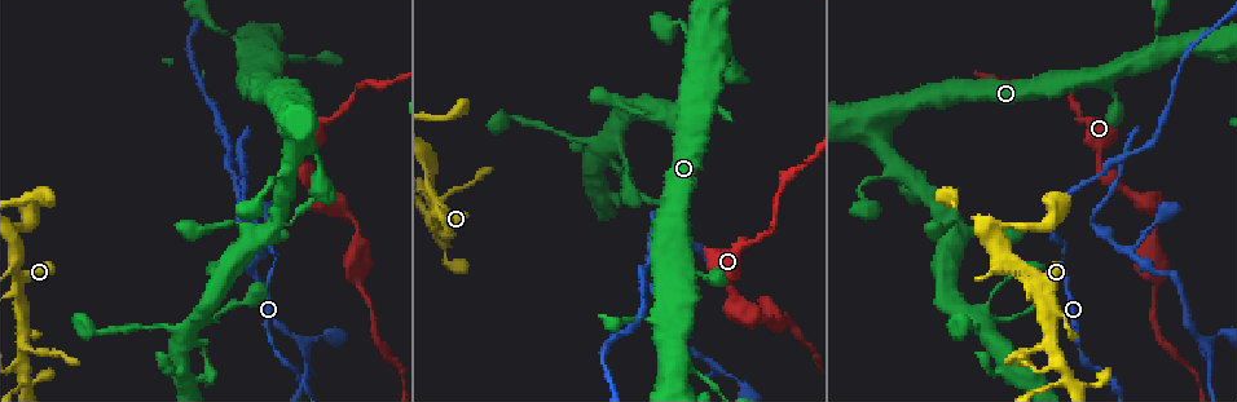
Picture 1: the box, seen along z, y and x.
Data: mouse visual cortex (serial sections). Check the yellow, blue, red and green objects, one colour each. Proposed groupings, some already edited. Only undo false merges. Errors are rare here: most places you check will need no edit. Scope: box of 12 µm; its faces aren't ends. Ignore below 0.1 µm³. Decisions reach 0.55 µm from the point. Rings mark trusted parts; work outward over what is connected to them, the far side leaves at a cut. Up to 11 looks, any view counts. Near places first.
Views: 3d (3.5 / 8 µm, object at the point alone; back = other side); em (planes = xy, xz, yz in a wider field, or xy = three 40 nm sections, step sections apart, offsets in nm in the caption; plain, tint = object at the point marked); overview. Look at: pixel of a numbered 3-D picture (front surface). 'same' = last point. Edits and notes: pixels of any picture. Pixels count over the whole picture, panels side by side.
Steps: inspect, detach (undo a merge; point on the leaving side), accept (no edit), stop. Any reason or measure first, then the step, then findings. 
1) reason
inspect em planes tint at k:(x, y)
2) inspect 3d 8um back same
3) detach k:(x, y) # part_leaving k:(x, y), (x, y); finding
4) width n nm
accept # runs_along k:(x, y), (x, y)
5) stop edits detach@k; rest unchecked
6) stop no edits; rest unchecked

inspect 3d 3.5um at 1:(357, 280)

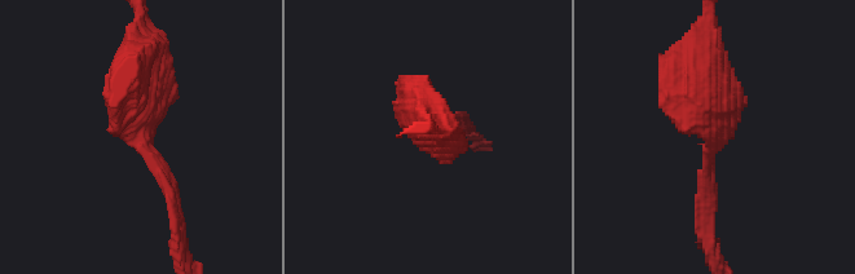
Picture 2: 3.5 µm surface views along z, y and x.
arm_widths 150, 500 nm
inspect em planes tint at 2:(717, 131)

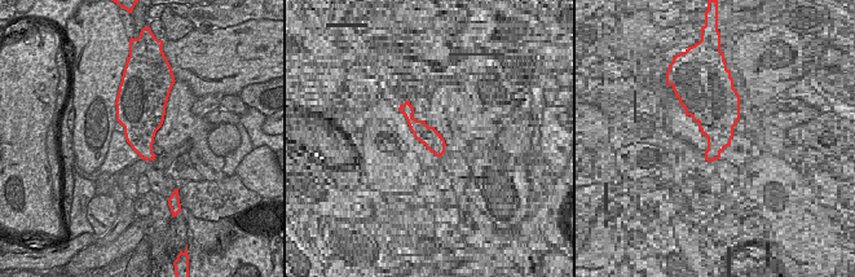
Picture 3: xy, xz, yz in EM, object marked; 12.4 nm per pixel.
inspect em xy step 3 tint same

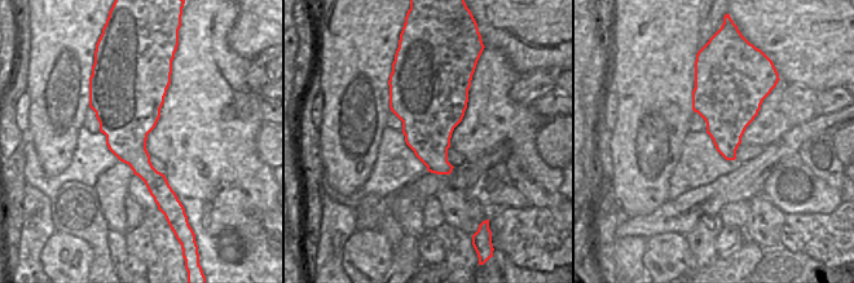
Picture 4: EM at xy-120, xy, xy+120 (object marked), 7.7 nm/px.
accept # runs_along 2:(141, 48), (141, 147), (172, 207); one cell here

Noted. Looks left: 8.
a narrow waist
inspect 3d 8um back at 1:(1207, 54)

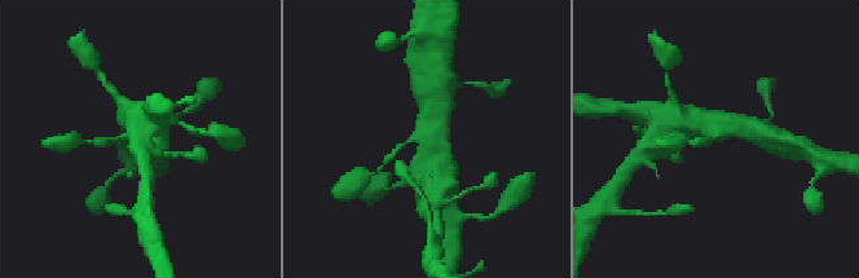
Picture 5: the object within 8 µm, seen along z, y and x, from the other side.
inspect 3d 3.5um at 5:(713, 135)

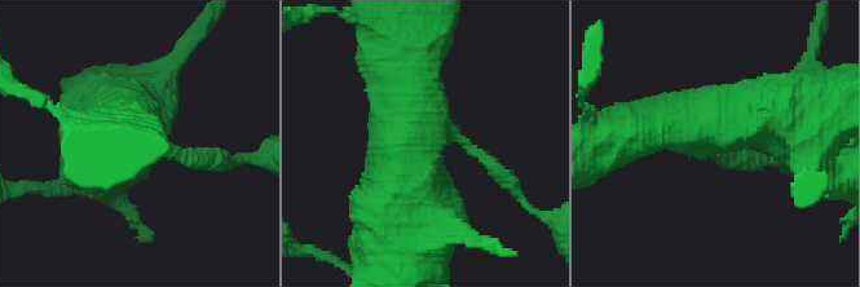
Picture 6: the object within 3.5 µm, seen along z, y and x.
shape alone is not enough
inspect em xy step 2 tint at 6:(442, 138)

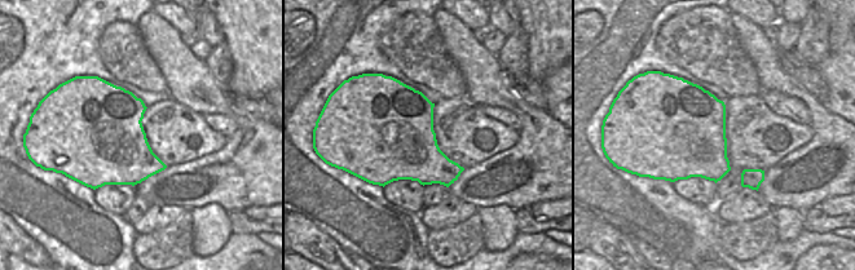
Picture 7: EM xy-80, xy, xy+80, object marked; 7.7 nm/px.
accept # runs_along 6:(620, 135), (779, 111); all the same cell

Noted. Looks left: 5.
sharp bend
inspect 3d 3.5um at 1:(1115, 109)

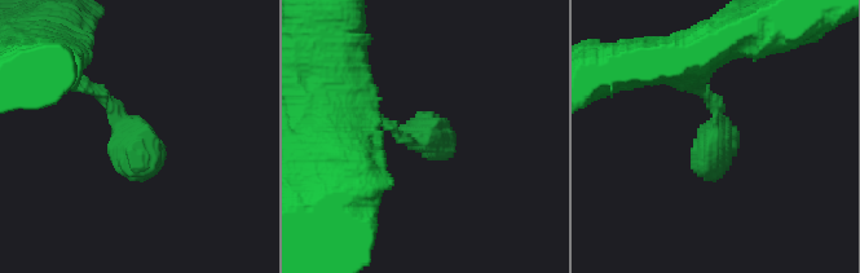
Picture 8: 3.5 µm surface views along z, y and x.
inspect em xy step 3 tint at 8:(717, 134)

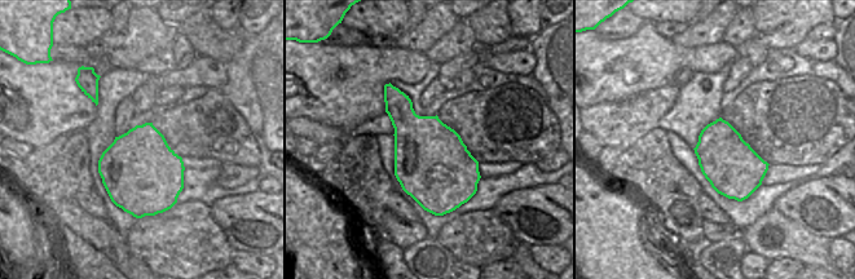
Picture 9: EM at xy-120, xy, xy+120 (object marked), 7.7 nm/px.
accept # runs_along 8:(74, 80), (137, 136), (129, 168); one cell here

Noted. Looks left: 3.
sharp bend
inspect 3d 3.5um at 1:(275, 258)

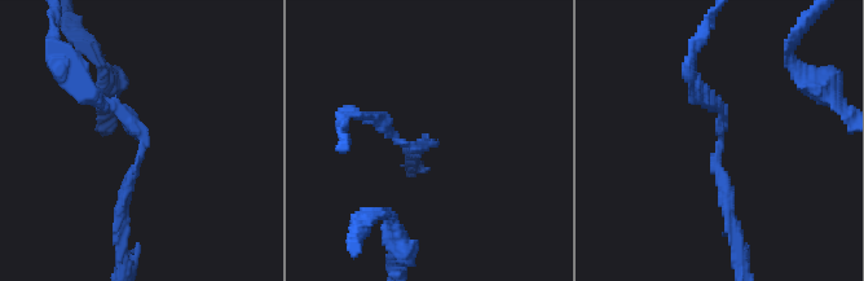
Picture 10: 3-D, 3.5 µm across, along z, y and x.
arm_widths 150, 150 nm
inspect em xy step 5 tint at 10:(143, 139)

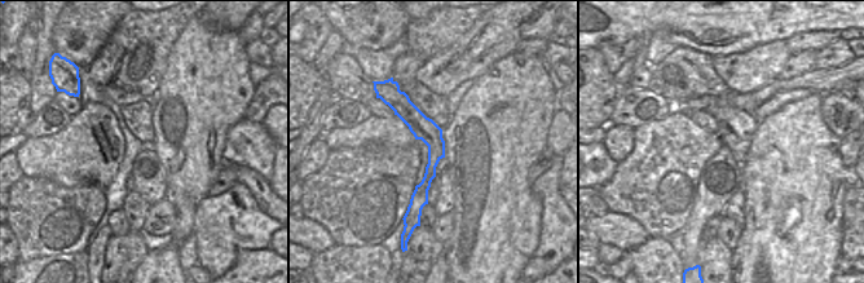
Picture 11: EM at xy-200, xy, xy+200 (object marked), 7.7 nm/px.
accept # runs_along 10:(122, 219), (142, 140), (83, 84); all the same cell

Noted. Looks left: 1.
stop no edits; rest unchecked

